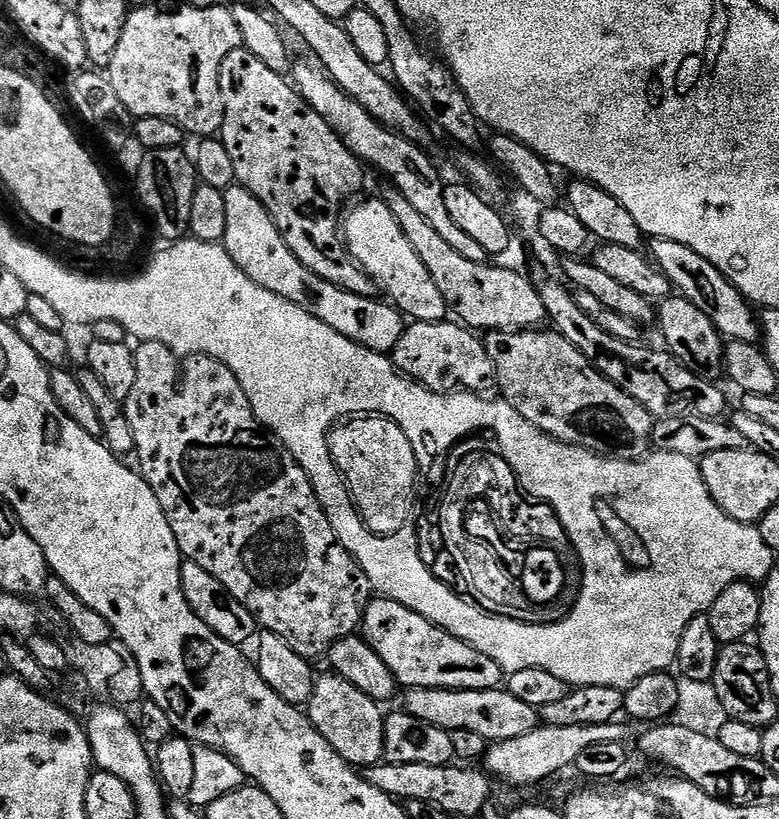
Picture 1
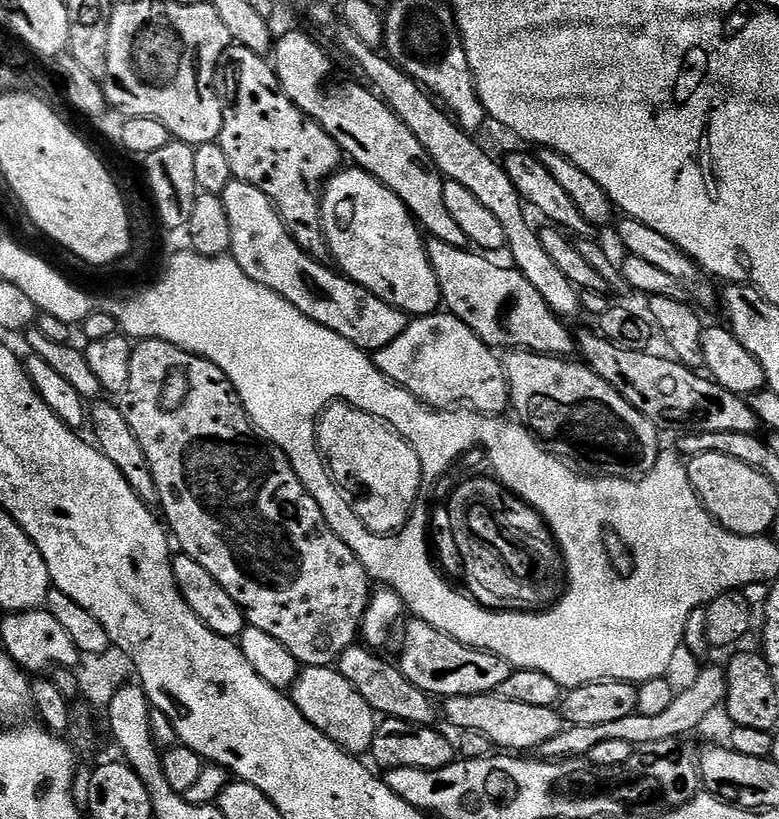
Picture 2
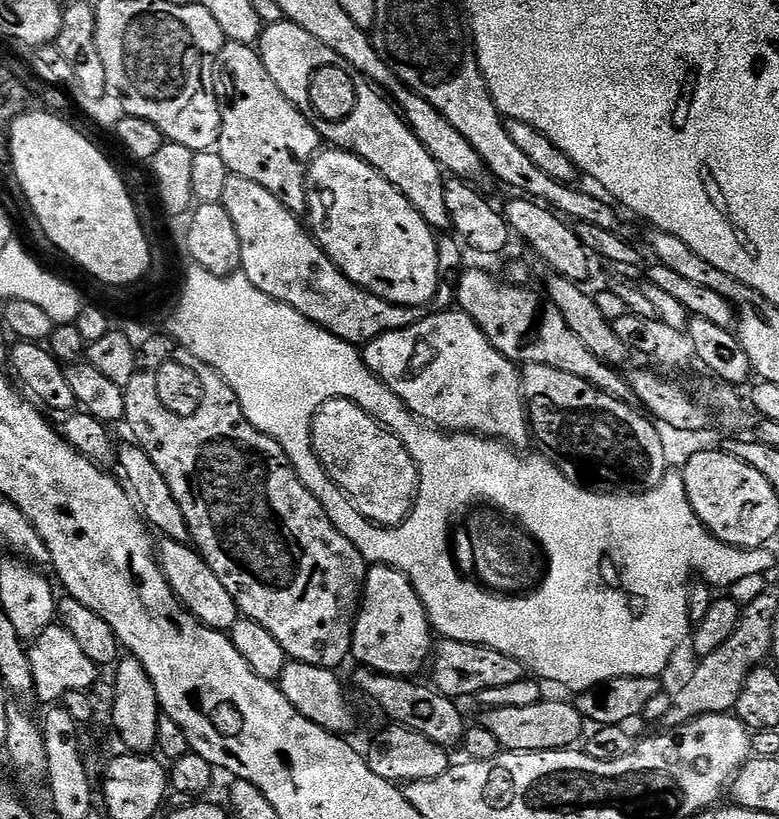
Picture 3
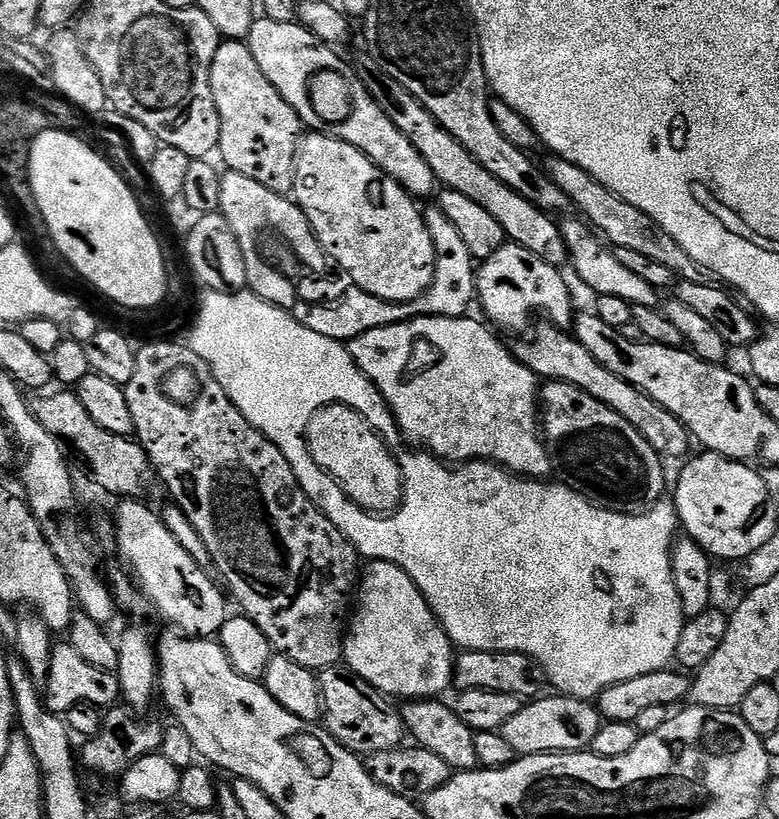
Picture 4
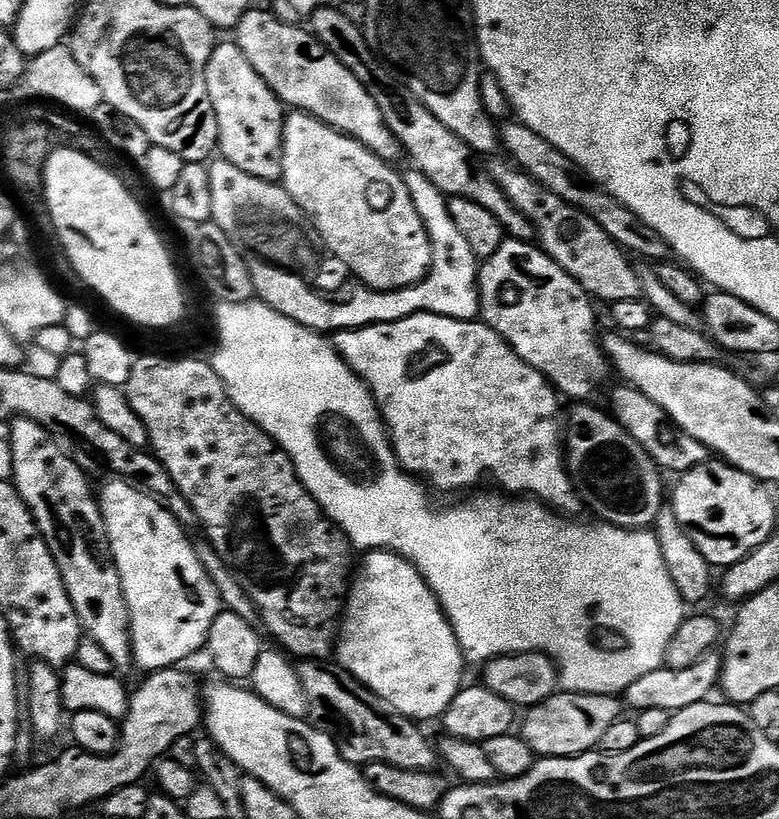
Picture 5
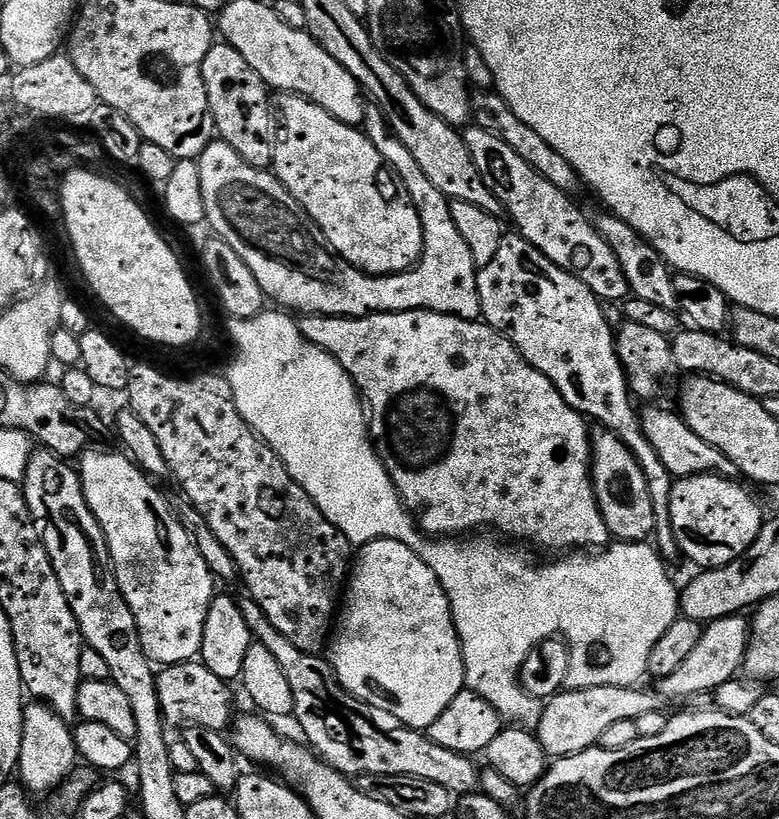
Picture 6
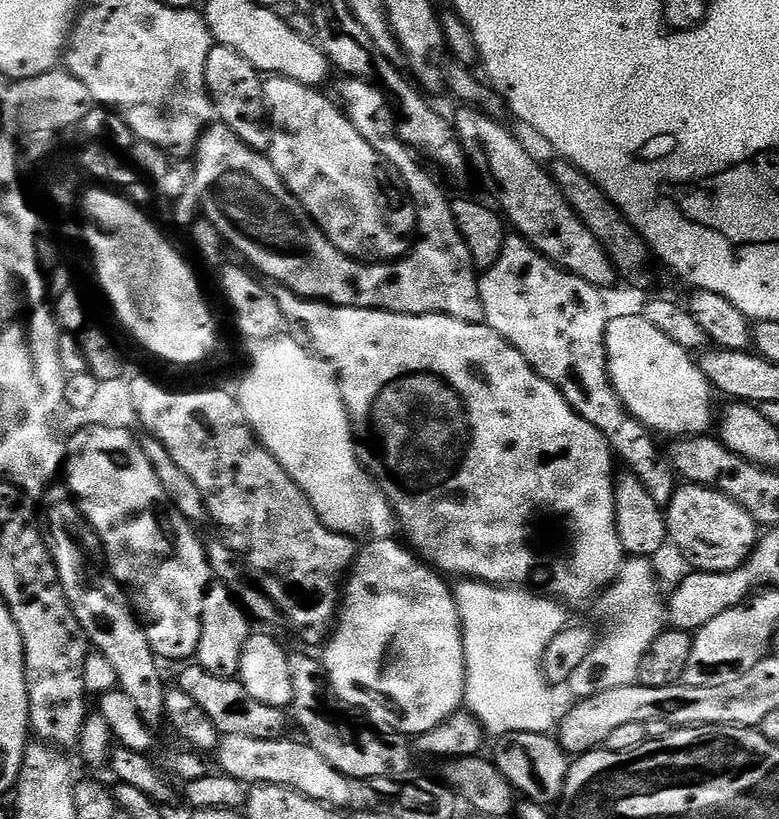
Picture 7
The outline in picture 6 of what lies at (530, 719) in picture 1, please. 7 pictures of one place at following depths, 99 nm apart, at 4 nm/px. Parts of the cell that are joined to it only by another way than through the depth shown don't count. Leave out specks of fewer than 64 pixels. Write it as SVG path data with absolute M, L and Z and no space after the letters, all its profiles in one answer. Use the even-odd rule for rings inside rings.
M594 686L560 692L543 705L544 713L540 716L540 725L534 728L534 735L552 758L573 756L597 747L602 734L606 734L614 722L637 720L642 714L661 711L661 697L655 691L643 692L642 689L640 686Z

